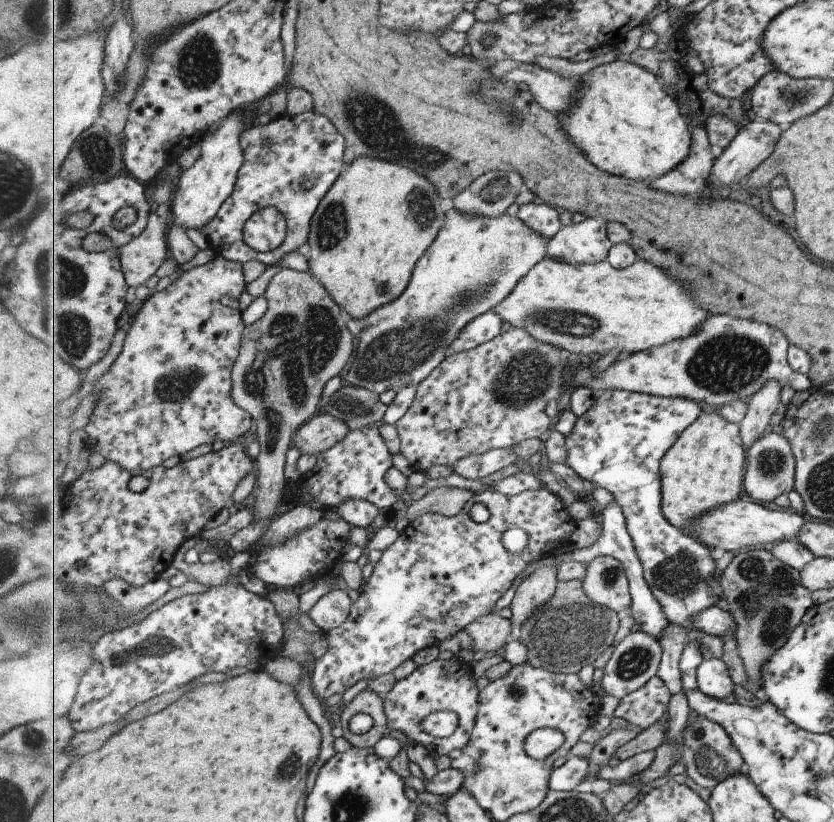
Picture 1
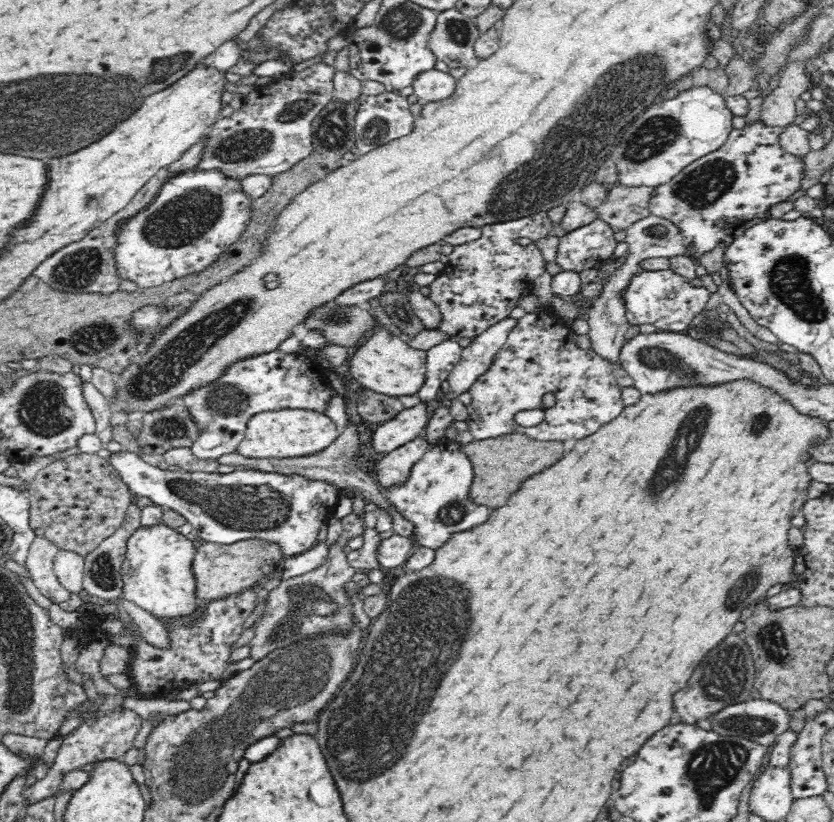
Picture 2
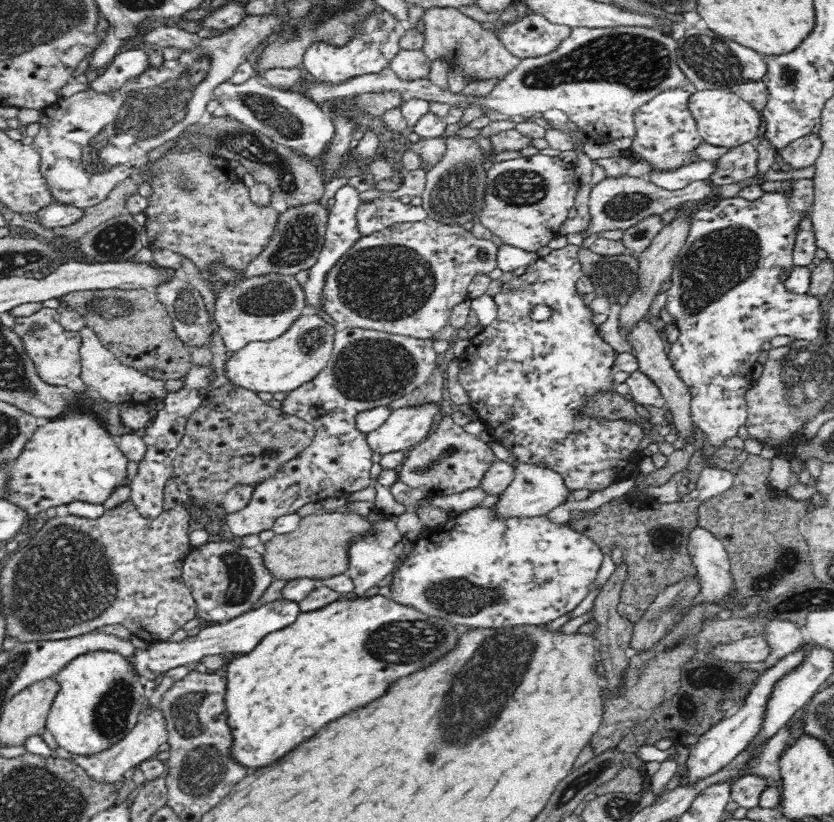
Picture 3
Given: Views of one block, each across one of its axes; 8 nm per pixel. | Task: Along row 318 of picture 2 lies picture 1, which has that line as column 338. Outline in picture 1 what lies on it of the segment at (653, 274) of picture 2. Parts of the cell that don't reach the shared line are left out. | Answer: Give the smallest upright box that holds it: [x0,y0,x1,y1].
[310,489,576,702]

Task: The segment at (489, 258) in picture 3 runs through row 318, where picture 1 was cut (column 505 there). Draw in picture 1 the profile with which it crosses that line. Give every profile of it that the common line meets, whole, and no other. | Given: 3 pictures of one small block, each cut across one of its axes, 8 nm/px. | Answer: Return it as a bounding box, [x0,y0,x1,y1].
[397,328,567,473]

